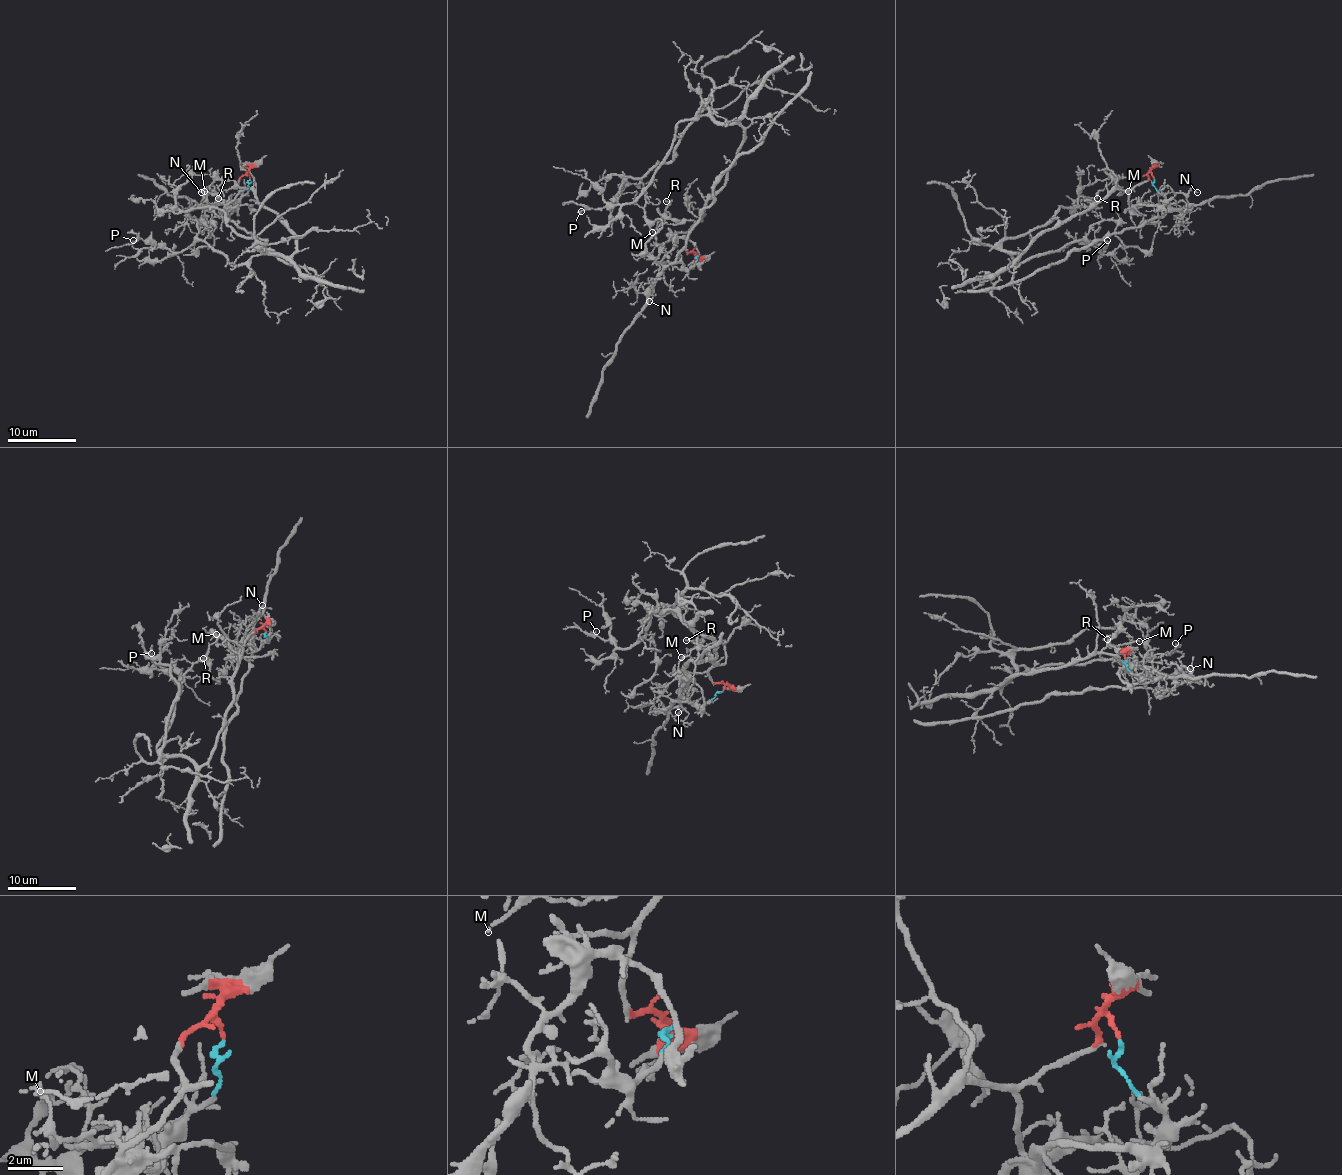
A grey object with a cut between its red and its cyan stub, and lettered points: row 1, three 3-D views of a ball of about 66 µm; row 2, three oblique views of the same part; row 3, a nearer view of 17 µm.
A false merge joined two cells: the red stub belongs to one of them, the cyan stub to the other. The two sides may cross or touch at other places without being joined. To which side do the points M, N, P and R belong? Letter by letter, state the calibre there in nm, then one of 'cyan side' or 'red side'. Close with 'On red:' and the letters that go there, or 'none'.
M: 80 nm | red side
N: 80 nm | cyan side
P: 130 nm | red side
R: 80 nm | red side
On red: M, P, R

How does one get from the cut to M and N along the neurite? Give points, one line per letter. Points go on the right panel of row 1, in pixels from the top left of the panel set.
M: (1154, 178), (1149, 173), (1145, 181), (1128, 190), (1116, 188), (1120, 188), (1120, 193), (1128, 192)
N: (1154, 178), (1164, 205), (1180, 209), (1190, 190), (1197, 192)

